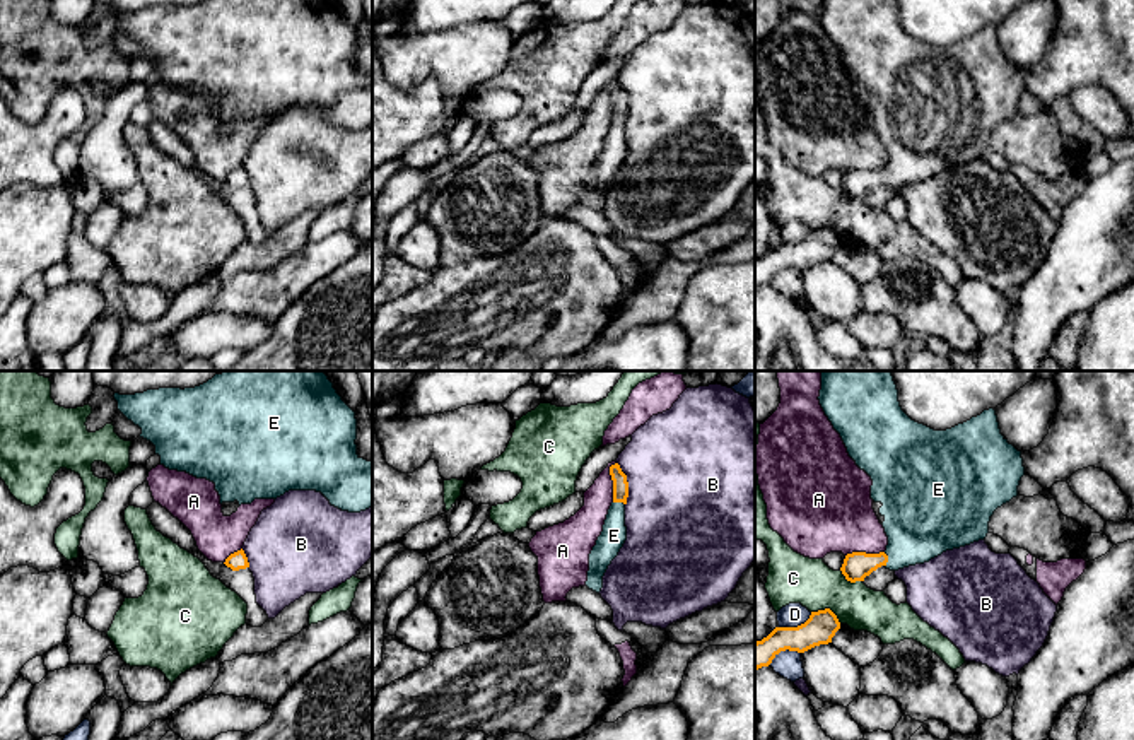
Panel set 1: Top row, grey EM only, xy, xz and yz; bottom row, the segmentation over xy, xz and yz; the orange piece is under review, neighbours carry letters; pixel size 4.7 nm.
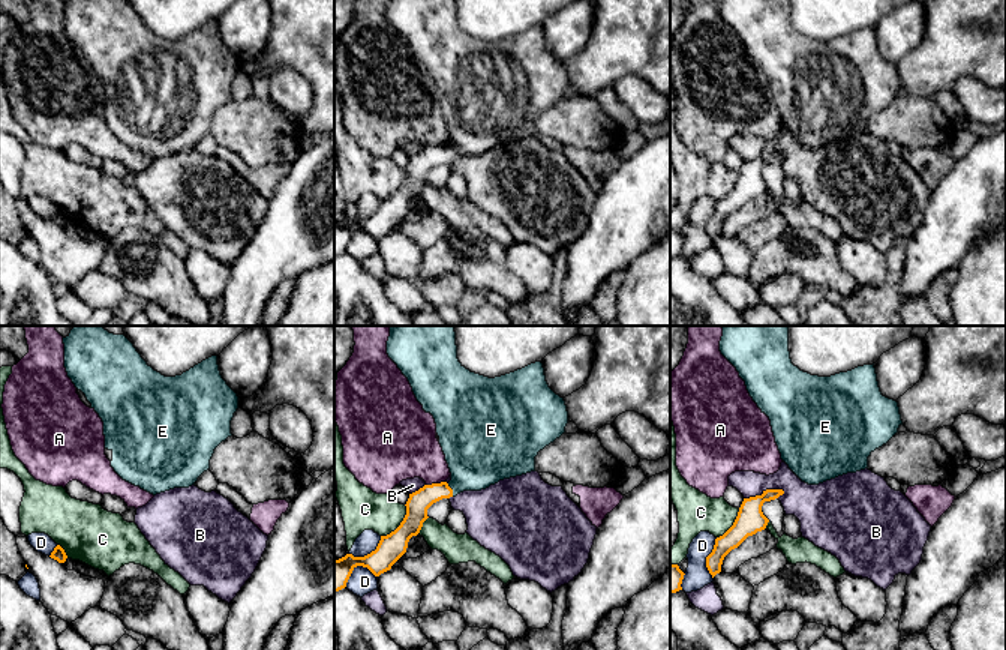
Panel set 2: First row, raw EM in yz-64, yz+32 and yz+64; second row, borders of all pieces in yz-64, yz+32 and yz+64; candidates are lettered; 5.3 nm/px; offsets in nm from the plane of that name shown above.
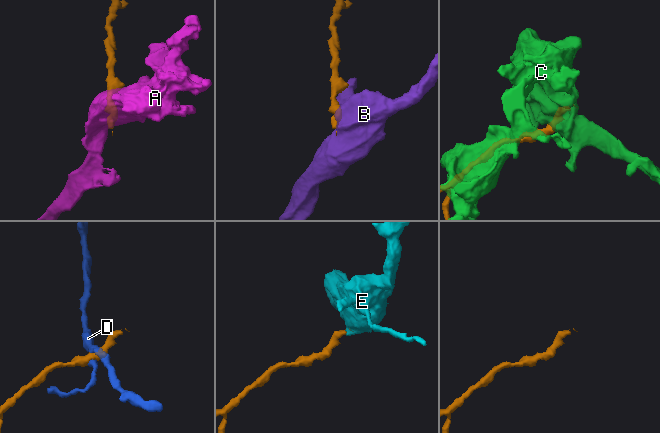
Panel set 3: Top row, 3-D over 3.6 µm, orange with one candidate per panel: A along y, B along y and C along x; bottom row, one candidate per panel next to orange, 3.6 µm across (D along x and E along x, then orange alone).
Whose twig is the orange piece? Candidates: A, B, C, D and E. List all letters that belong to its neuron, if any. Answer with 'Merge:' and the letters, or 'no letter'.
Merge: E

